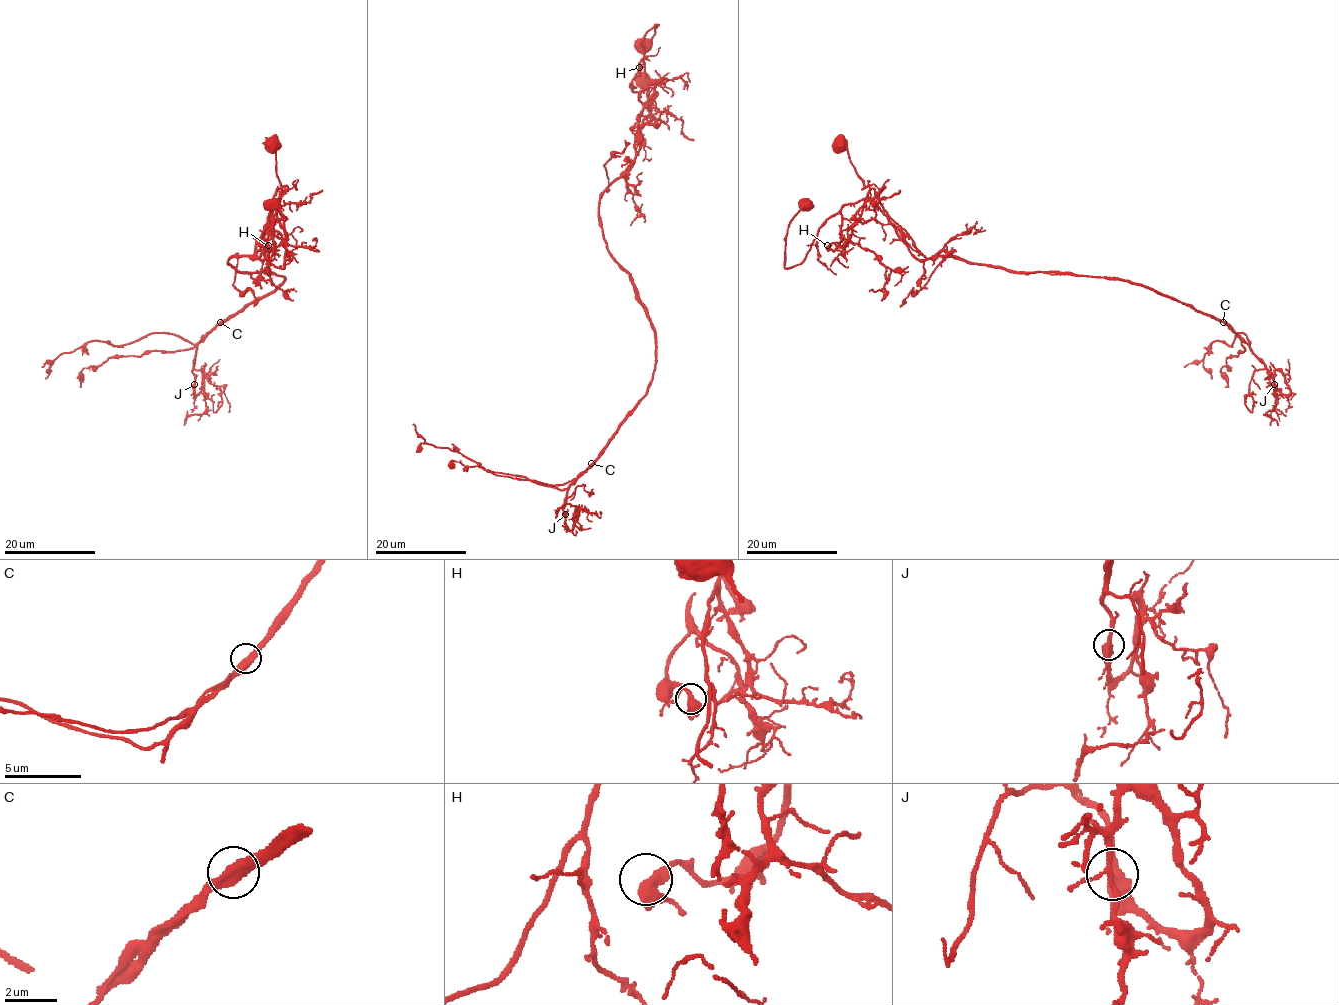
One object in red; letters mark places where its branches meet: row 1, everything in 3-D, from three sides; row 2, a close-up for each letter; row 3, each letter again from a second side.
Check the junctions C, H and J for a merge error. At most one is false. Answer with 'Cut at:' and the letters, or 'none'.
Cut at: C

